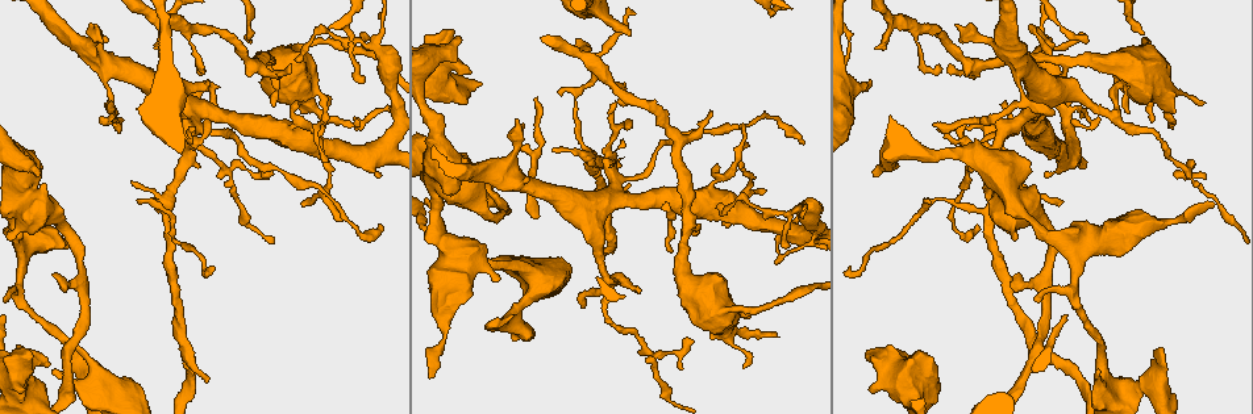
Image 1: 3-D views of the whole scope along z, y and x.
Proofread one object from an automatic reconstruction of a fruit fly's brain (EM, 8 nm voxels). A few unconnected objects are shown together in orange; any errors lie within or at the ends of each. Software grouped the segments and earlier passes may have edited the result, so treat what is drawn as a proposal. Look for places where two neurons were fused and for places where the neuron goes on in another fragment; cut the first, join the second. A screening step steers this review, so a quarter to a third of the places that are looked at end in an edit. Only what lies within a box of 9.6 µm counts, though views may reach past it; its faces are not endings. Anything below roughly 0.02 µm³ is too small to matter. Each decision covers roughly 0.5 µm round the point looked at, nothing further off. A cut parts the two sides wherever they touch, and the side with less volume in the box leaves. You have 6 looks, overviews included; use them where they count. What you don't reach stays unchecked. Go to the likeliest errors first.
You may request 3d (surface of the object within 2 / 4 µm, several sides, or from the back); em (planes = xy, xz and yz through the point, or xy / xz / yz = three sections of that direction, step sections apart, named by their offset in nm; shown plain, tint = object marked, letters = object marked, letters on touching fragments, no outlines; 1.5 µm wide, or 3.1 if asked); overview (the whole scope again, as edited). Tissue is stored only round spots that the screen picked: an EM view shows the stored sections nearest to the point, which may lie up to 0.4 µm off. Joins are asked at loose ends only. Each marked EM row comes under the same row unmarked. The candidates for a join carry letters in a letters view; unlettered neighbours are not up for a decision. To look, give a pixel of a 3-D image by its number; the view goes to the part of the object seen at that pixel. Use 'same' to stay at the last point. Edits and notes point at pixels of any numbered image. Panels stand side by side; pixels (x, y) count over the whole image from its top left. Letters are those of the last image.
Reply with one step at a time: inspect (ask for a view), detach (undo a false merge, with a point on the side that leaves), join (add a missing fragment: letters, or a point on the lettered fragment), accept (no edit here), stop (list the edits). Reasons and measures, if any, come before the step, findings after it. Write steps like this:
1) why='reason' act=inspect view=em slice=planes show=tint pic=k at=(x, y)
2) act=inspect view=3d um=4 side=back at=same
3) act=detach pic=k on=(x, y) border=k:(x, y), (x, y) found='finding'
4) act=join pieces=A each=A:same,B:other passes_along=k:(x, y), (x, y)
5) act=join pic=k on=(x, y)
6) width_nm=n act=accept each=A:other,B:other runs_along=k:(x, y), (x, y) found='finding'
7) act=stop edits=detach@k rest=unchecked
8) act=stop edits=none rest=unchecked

why='thick end' act=inspect view=3d um=2 pic=1 at=(469, 71)

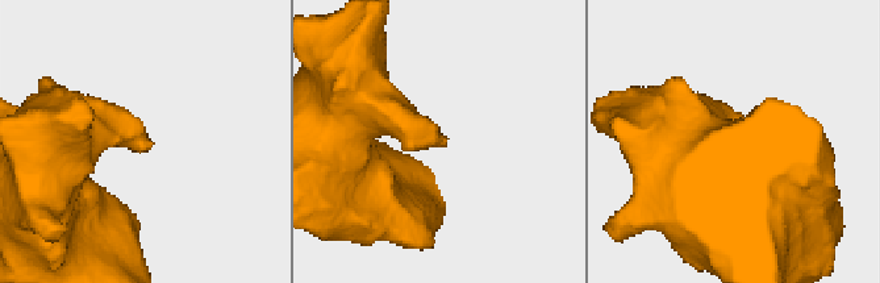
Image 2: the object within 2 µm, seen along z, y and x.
act=inspect view=em slice=planes show=letters pic=2 at=(438, 145)

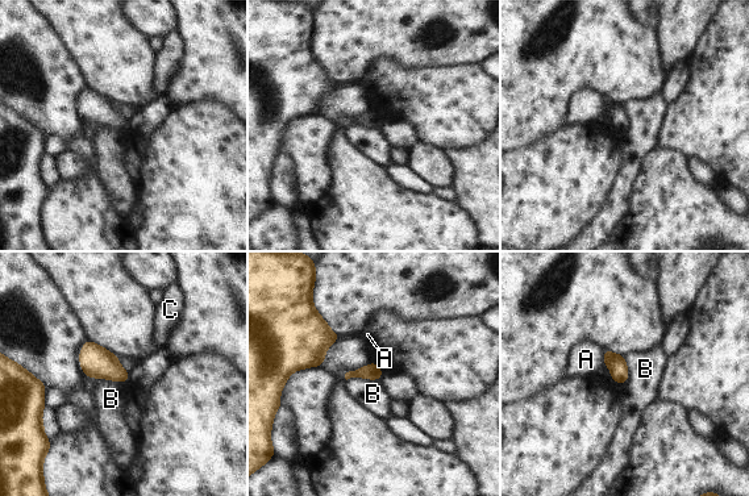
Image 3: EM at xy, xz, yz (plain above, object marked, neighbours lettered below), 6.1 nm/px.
act=accept each=A:other,B:other,C:other border=3:(346, 379), (366, 378), (381, 380) found='none of them fits'

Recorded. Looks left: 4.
why='thin end' act=inspect view=3d um=2 pic=1 at=(297, 101)

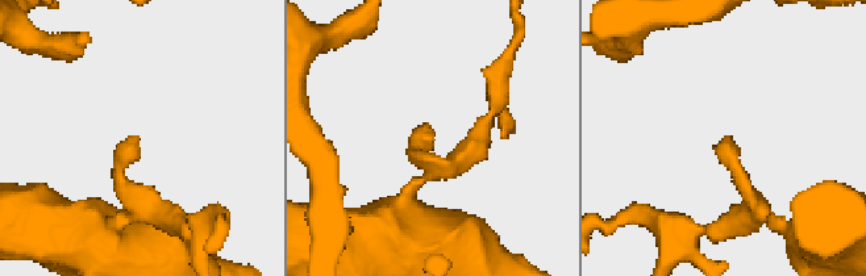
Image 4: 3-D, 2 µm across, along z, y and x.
act=inspect view=em slice=planes show=letters pic=4 at=(138, 138)

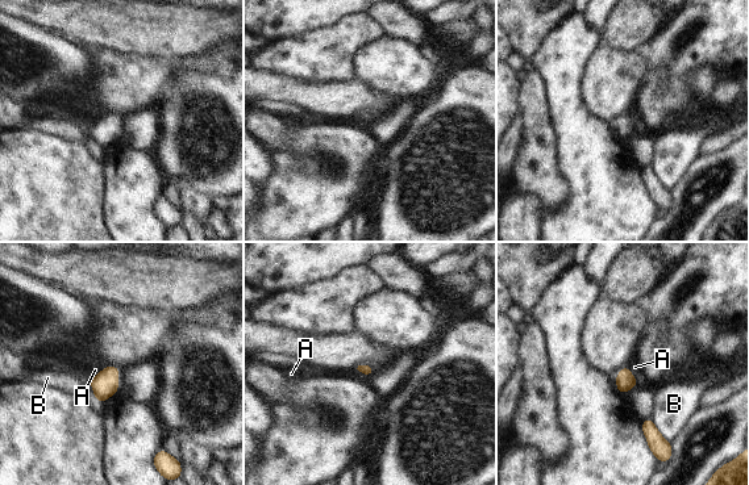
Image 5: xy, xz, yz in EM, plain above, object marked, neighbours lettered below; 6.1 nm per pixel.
act=accept each=A:other,B:other found='no lettered fragment goes on from it'

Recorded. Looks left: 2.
act=stop edits=none rest=unchecked

